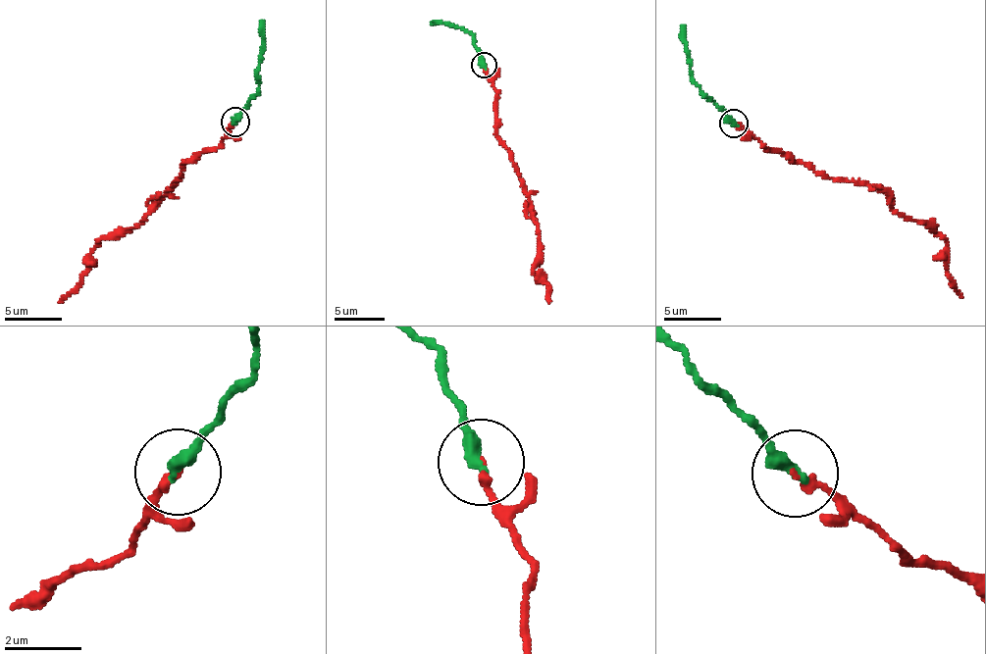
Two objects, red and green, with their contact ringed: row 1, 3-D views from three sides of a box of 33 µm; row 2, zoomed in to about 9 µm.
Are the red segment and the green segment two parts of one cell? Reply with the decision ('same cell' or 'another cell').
same cell

